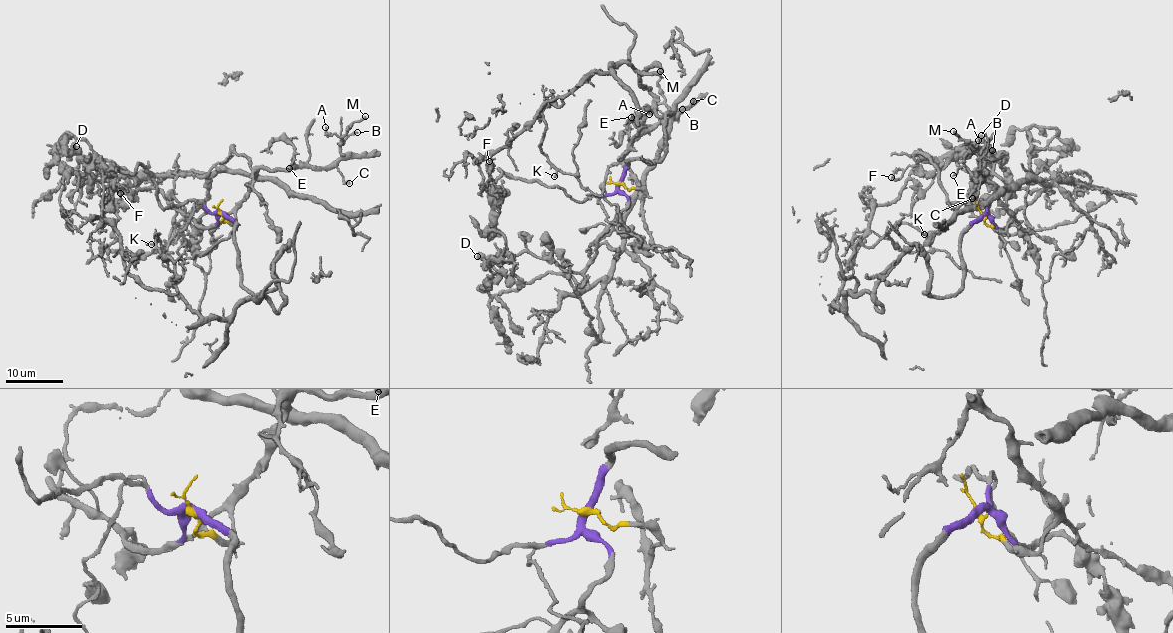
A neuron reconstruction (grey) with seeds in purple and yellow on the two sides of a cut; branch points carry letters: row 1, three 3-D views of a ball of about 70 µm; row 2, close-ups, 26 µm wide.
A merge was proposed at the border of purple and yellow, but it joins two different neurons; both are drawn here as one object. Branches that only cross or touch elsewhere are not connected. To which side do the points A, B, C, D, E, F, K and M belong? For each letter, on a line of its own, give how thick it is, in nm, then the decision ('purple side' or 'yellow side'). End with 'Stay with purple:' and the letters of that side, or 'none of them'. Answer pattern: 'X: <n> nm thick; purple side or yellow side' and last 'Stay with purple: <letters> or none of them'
A: 100 nm thick; yellow side
B: 130 nm thick; yellow side
C: 150 nm thick; yellow side
D: 500 nm thick; purple side
E: 170 nm thick; yellow side
F: 170 nm thick; purple side
K: 120 nm thick; purple side
M: 190 nm thick; yellow side
Stay with purple: D, F, K

